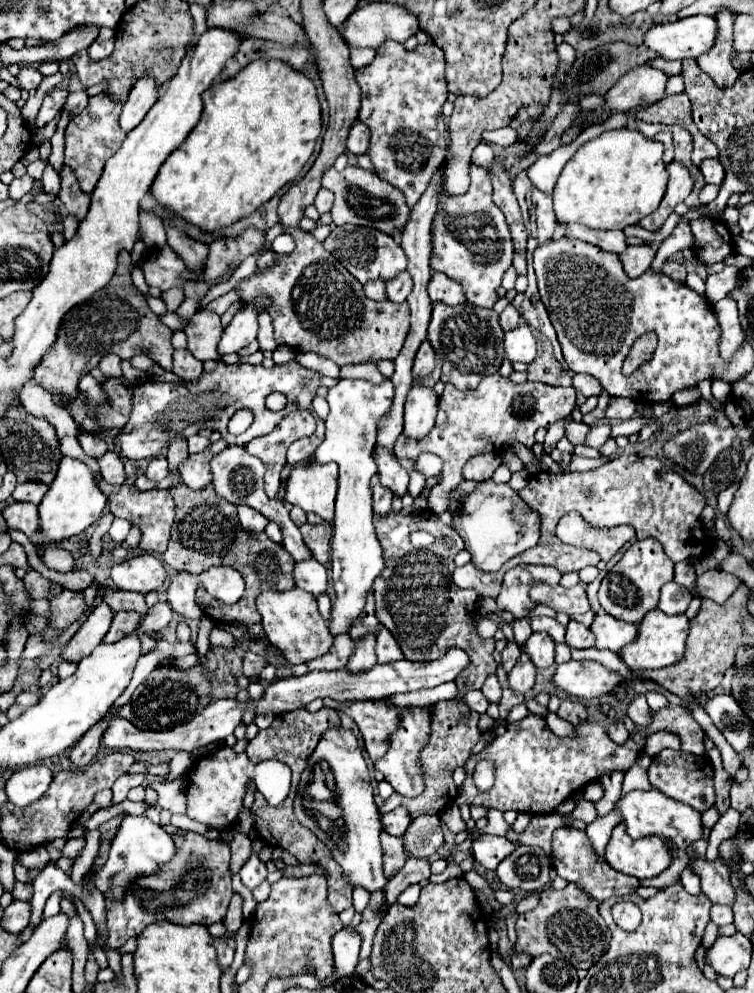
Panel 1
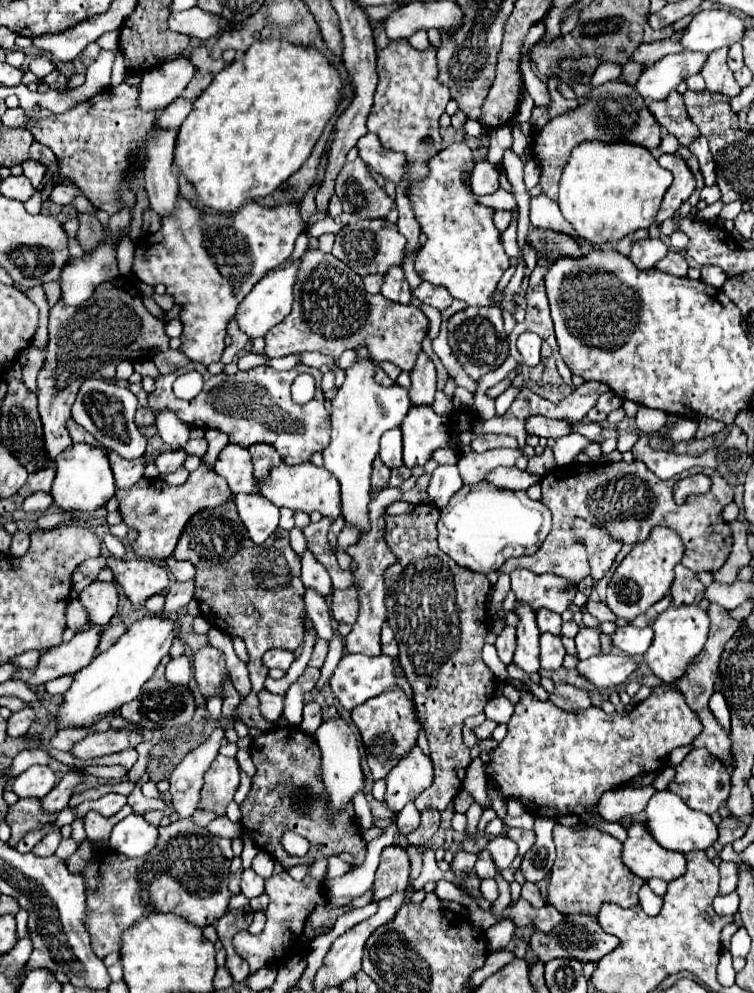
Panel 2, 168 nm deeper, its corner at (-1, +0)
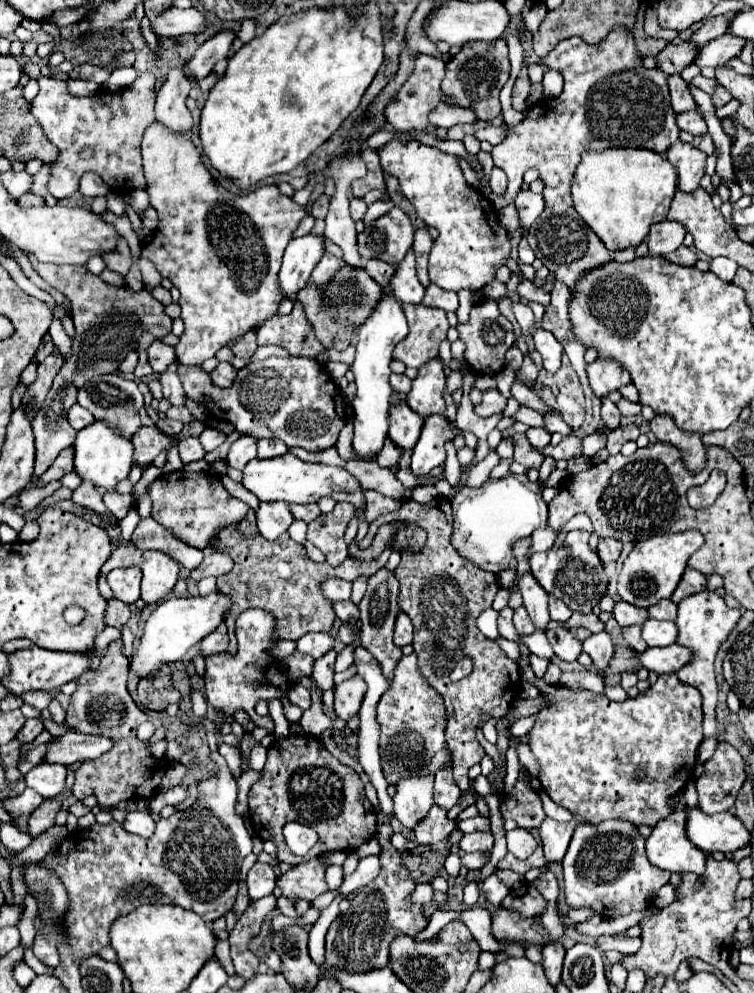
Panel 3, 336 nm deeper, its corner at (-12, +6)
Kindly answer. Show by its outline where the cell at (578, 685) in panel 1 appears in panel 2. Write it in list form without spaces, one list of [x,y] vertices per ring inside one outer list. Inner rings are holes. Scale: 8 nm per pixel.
[[[613,651],[609,655],[595,655],[583,659],[577,663],[575,669],[597,689],[613,689],[621,685],[637,669],[637,663],[633,657]]]

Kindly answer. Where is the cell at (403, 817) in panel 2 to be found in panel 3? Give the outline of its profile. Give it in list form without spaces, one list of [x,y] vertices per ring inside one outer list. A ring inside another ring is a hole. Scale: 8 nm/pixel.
[[[434,805],[432,813],[428,813],[428,817],[414,829],[414,833],[420,845],[434,845],[446,839],[454,829],[456,829],[456,823],[448,819],[448,811]]]

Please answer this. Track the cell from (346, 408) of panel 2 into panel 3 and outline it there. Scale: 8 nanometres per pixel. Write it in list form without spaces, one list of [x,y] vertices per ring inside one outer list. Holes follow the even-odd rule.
[[[384,289],[384,297],[378,301],[376,309],[368,315],[364,325],[358,329],[356,343],[356,359],[352,363],[352,373],[356,377],[356,397],[352,401],[354,407],[354,451],[362,457],[374,457],[388,437],[388,405],[392,397],[392,387],[388,383],[390,377],[390,361],[392,349],[408,335],[408,323],[404,317],[404,309],[400,301],[394,297],[392,289]]]

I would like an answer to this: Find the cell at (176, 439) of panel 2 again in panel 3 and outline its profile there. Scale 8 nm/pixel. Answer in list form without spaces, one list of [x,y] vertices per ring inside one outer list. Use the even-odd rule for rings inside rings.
[[[172,363],[162,375],[160,375],[160,383],[164,389],[164,397],[172,403],[172,405],[184,405],[186,393],[182,389],[182,383],[178,379],[178,363]]]

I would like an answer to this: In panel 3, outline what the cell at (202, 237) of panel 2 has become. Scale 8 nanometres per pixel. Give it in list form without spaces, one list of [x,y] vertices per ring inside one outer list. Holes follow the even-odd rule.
[[[154,121],[142,139],[144,177],[148,181],[146,191],[150,205],[158,211],[160,225],[154,231],[154,239],[142,245],[142,257],[152,261],[162,277],[168,277],[176,289],[180,289],[182,321],[186,325],[180,335],[180,343],[174,347],[176,359],[182,365],[200,365],[214,357],[218,349],[232,339],[256,329],[278,313],[278,305],[284,295],[278,285],[278,271],[282,255],[296,231],[298,223],[308,215],[306,207],[296,205],[290,197],[282,195],[276,185],[264,185],[250,193],[228,193],[206,169],[200,151],[192,141],[192,131],[170,131],[162,123]]]

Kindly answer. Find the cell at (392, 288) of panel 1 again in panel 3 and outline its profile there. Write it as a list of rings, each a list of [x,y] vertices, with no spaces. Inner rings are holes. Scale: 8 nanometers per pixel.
[[[410,249],[406,253],[406,257],[402,259],[402,263],[396,267],[396,273],[392,277],[392,291],[402,303],[418,305],[418,303],[422,303],[424,287],[416,277],[416,271],[414,271],[416,261],[414,259],[416,259],[414,249]]]

